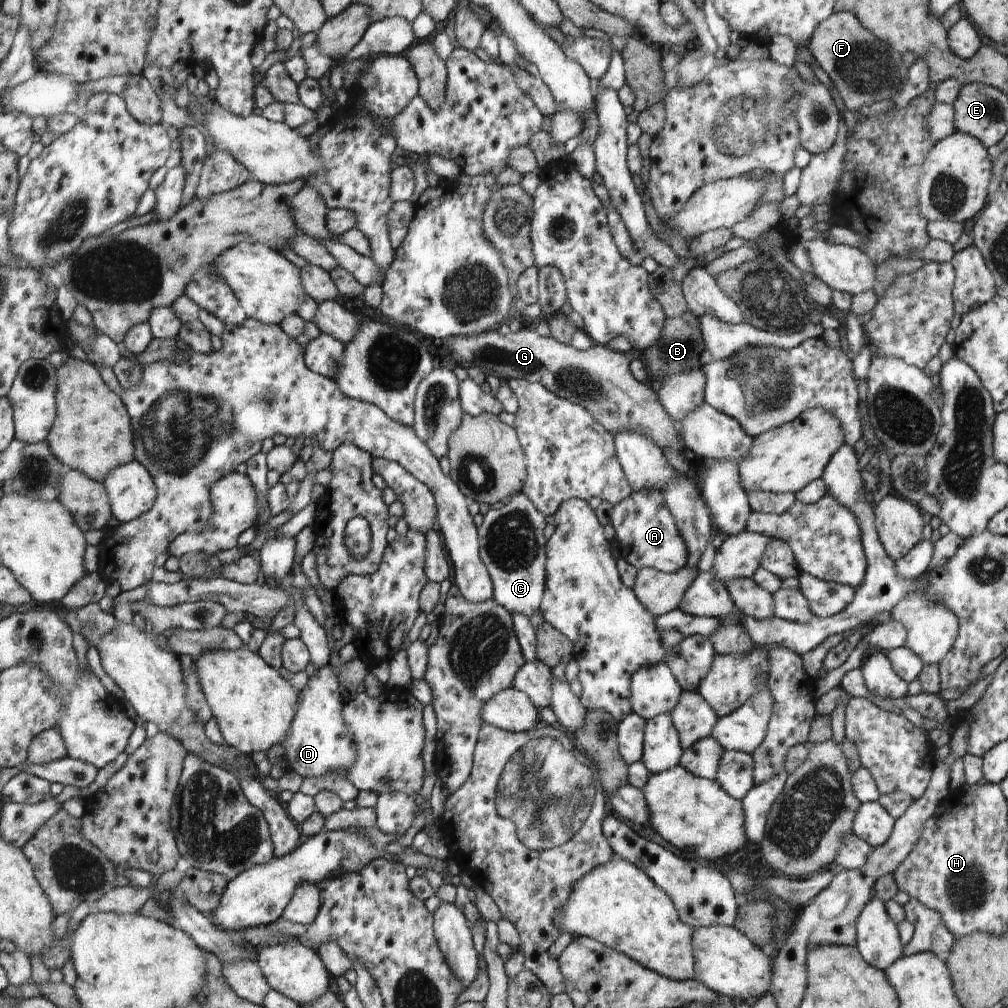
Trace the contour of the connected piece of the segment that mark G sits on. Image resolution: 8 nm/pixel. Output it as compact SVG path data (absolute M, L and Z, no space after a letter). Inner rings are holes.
M526 327L504 336L488 330L467 337L446 338L442 344L448 354L451 352L452 360L458 366L474 364L483 368L487 374L494 374L506 382L527 379L542 383L561 398L582 404L612 435L628 430L646 434L664 449L681 446L677 423L664 411L657 394L630 373L632 352L624 354L601 345L580 351L558 342L552 336L541 336L536 330Z

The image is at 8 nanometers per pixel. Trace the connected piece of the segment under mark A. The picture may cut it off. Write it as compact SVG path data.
M635 490L626 500L614 505L611 525L616 531L614 539L619 542L621 556L624 556L625 560L638 571L654 568L666 573L674 573L687 566L690 556L687 542L683 539L662 492Z

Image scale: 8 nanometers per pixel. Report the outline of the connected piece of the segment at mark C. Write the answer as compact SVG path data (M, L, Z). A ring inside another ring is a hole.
M517 493L501 505L493 506L478 529L482 562L494 584L493 600L513 615L524 614L530 618L542 608L544 582L547 582L544 520L539 508L526 495Z

